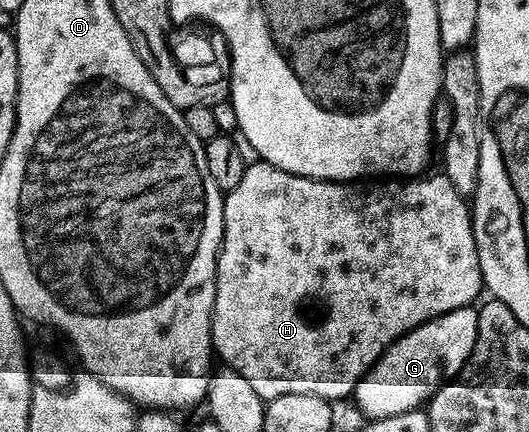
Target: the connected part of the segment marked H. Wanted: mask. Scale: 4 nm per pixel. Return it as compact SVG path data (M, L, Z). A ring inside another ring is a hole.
M259 162L247 164L244 178L240 178L236 190L225 193L210 343L217 359L219 356L225 367L236 370L240 378L247 380L263 402L284 398L284 394L312 394L331 402L342 400L345 396L347 399L376 361L386 353L388 346L395 344L405 332L411 332L416 326L440 314L471 307L475 303L474 299L483 295L484 285L471 207L467 199L458 193L456 186L448 182L445 174L430 175L421 178L378 178L373 182L335 182L288 174L276 166Z

